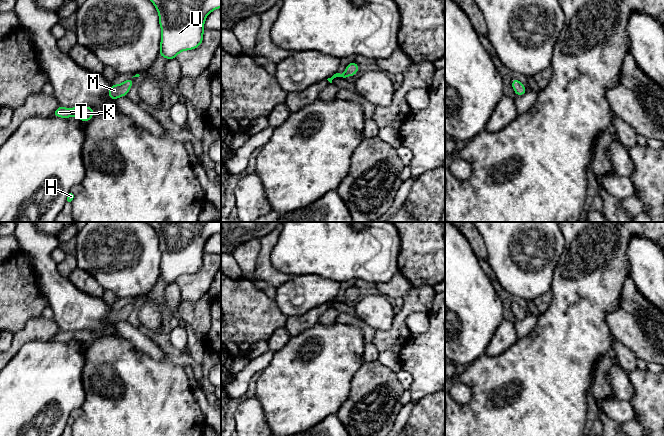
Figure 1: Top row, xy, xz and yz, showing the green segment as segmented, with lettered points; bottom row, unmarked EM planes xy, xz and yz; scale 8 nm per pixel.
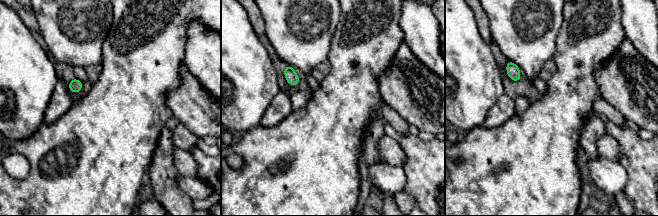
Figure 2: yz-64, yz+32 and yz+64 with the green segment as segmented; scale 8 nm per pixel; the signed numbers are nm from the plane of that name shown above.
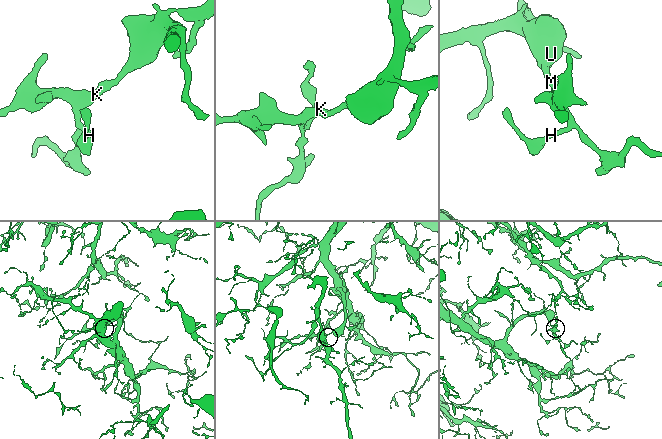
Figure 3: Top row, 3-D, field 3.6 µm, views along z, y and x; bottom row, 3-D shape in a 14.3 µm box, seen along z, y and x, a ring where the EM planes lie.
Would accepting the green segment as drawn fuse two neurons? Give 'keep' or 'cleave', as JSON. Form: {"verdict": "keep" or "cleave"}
{"verdict": "keep"}

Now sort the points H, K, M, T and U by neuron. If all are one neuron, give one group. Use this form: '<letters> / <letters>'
H K M T U

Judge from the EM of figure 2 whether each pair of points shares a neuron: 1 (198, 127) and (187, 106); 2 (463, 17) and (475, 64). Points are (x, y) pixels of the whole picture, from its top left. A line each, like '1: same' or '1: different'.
1: same
2: same

